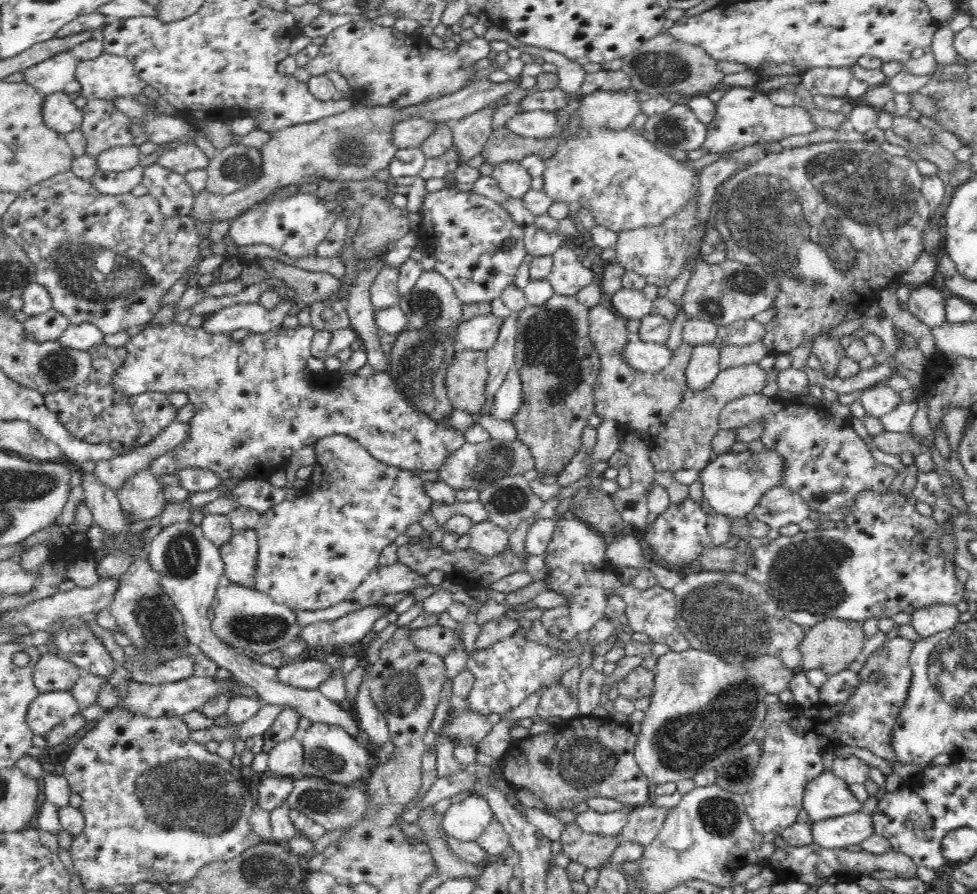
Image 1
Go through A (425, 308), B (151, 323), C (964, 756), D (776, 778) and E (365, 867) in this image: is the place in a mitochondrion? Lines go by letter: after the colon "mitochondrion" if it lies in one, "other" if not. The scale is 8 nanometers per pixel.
A: mitochondrion
B: other
C: other
D: other
E: other

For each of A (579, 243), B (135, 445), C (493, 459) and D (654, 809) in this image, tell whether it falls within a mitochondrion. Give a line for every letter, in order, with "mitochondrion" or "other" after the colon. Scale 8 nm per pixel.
A: other
B: other
C: mitochondrion
D: other

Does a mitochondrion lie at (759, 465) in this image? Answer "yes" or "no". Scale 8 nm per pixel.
yes

